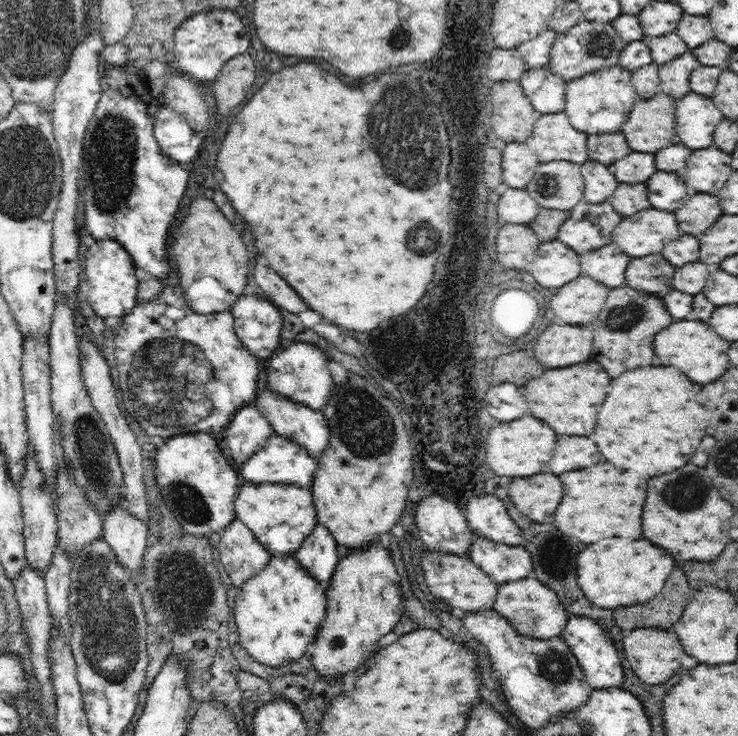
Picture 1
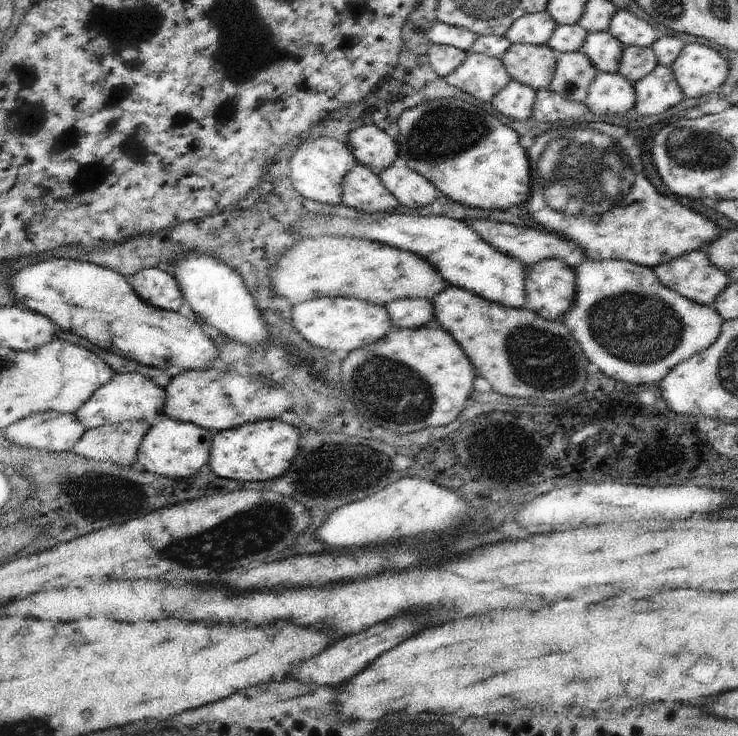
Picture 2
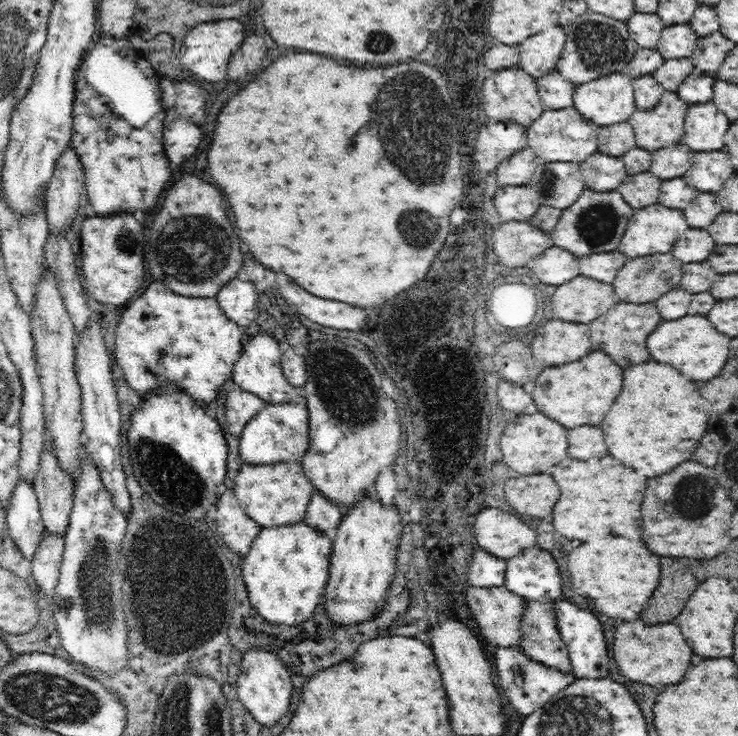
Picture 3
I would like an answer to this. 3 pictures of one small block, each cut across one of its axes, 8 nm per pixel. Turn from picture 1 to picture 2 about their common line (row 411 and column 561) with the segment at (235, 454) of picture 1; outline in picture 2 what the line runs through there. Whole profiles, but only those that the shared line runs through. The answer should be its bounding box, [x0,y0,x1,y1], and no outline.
[466,218,588,269]

